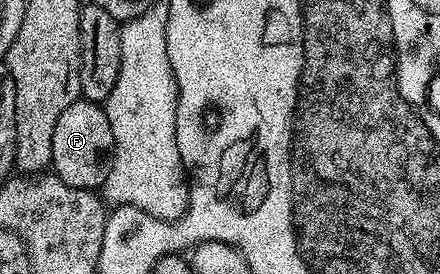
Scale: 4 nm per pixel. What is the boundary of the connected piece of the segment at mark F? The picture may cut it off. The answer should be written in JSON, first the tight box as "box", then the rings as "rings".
{"box":[51,100,114,191],"rings":[[[87,100],[70,104],[54,127],[54,152],[51,169],[70,188],[99,191],[108,178],[108,167],[114,149],[114,132],[103,105]]]}

